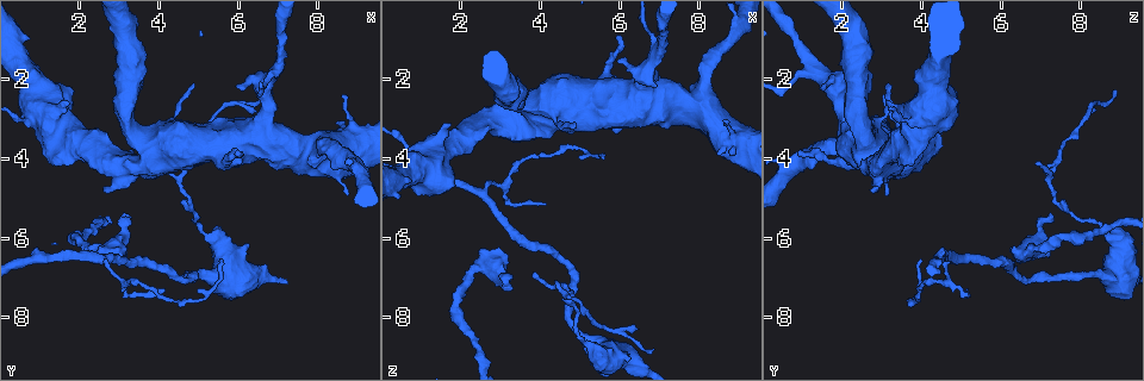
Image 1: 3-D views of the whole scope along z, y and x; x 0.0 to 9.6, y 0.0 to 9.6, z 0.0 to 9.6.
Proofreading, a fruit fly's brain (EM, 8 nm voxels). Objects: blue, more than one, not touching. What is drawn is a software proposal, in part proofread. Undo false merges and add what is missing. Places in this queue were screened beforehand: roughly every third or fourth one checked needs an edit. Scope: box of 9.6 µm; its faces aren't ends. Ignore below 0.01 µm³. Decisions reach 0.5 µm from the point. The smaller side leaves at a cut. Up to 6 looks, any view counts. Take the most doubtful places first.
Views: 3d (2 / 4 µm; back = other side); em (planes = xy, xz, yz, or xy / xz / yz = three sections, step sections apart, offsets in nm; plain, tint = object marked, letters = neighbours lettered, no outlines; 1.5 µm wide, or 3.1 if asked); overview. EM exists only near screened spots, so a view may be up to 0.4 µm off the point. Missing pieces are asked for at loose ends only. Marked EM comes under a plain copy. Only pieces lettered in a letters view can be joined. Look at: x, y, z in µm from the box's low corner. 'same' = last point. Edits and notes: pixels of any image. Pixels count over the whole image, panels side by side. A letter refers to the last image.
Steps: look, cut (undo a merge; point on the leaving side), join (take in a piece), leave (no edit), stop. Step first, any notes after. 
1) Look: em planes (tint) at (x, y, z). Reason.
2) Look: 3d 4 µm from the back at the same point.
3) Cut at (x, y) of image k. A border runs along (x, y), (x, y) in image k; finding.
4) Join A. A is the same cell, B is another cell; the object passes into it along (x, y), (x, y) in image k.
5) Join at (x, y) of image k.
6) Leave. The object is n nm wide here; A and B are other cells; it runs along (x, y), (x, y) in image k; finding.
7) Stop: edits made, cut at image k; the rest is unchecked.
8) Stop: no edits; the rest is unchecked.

Look: 3d 4 µm at (3.10, 7.15, 4.60). Sharp bend.

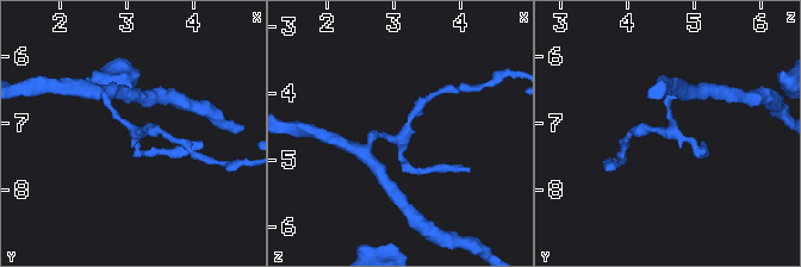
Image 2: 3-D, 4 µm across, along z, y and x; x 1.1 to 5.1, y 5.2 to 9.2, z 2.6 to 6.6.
Look: em yz step 8 (tint) at (3.10, 7.15, 4.65). 3 arms meet here.

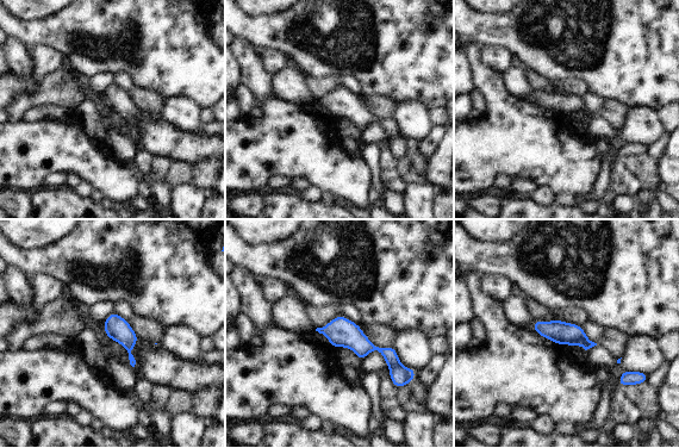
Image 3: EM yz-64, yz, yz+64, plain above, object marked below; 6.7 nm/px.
Look: em yz step 8 (letters) at the same point.

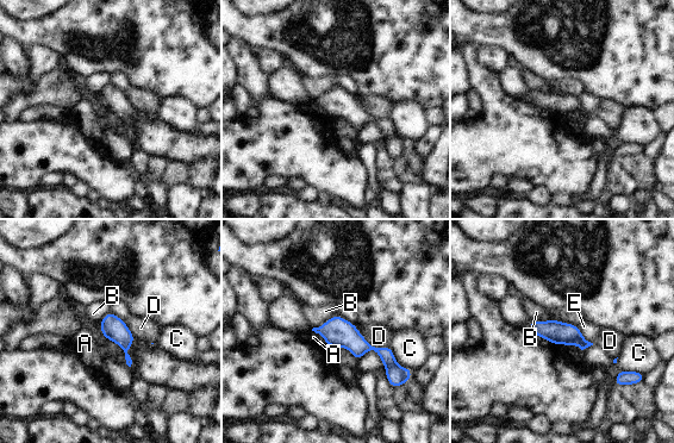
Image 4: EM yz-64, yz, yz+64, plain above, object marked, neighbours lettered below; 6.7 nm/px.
Leave. A, B, C, D and E are other cells; a border runs along (312, 330), (328, 345) in image 4; one cell here.

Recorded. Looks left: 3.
Look: em planes (letters) at (8.70, 2.40, 3.05). Tapers out.

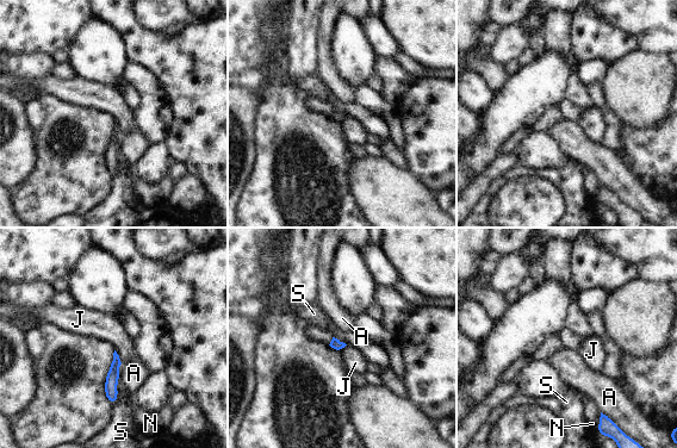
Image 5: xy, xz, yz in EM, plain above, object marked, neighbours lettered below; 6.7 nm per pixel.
Leave. A, J, N and S are other cells; a border runs along (115, 350), (122, 364) in image 5; none of them fits.

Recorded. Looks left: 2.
Stop: no edits; the rest is unchecked.

